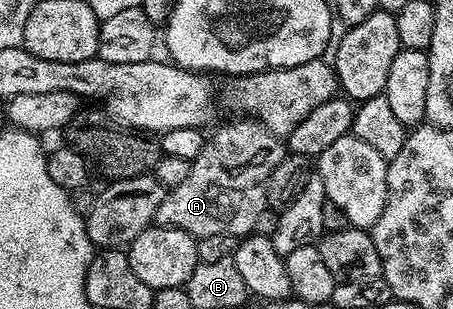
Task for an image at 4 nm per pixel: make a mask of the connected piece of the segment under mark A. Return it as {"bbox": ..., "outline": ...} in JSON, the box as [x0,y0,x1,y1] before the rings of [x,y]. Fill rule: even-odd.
{"bbox":[156,118,287,238],"outline":[[[236,118],[230,124],[225,124],[214,136],[206,139],[199,158],[195,158],[191,166],[191,174],[187,179],[179,182],[179,186],[168,189],[163,198],[163,206],[159,206],[156,223],[163,228],[178,228],[187,230],[187,234],[196,236],[210,236],[211,234],[227,234],[244,238],[253,232],[255,222],[259,214],[267,207],[265,203],[265,191],[267,182],[279,166],[279,162],[287,154],[286,145],[282,137],[276,136],[261,121],[252,118]]]}

